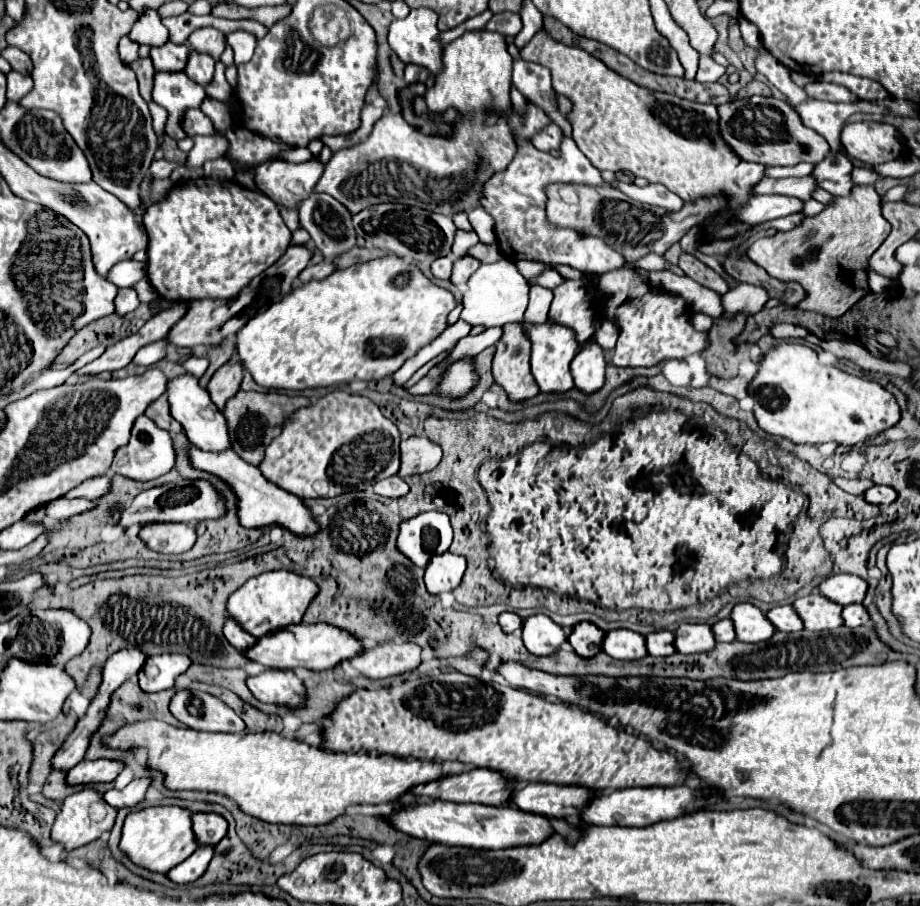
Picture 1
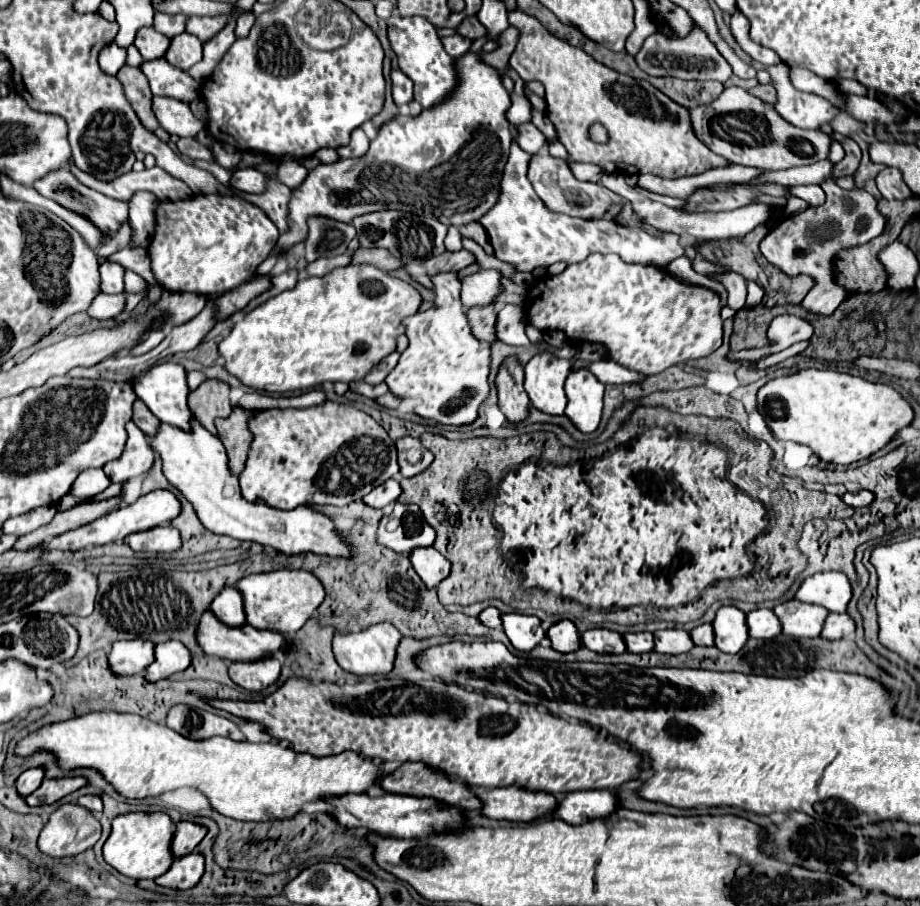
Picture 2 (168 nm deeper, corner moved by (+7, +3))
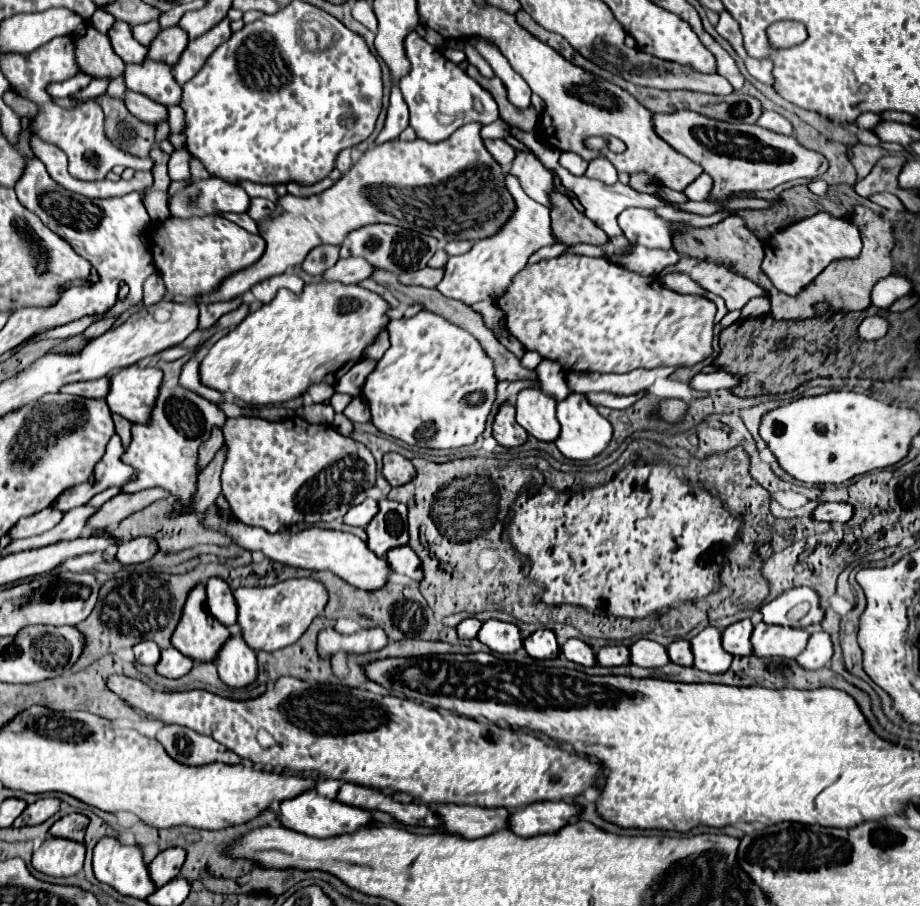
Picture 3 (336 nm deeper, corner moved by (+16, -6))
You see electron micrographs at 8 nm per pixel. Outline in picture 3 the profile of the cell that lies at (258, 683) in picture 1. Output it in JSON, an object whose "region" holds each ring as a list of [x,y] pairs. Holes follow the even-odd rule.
{"region":[[[232,632],[216,656],[218,676],[234,688],[248,686],[256,680],[256,652],[242,640],[242,632]]]}

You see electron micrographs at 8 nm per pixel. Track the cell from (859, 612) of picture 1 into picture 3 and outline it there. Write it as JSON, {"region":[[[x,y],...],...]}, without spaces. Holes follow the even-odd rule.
{"region":[[[816,632],[810,636],[804,652],[796,658],[800,668],[804,670],[814,670],[814,668],[824,668],[832,658],[832,642],[826,632]]]}

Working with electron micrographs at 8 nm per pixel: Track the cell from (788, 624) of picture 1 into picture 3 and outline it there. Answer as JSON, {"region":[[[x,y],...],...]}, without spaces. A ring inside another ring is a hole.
{"region":[[[750,620],[734,622],[722,632],[722,648],[732,656],[750,656],[752,654],[750,636],[752,636]]]}

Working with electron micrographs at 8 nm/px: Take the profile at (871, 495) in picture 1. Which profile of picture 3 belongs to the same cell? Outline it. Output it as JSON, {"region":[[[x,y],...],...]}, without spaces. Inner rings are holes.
{"region":[[[824,502],[812,512],[812,518],[822,520],[822,522],[840,522],[840,524],[844,524],[852,518],[852,508],[844,502]]]}

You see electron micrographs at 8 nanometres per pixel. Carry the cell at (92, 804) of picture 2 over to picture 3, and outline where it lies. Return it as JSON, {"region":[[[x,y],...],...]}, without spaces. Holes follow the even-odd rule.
{"region":[[[68,814],[60,820],[56,820],[50,828],[50,836],[54,838],[66,838],[66,840],[84,840],[84,832],[88,826],[88,818],[82,814]]]}

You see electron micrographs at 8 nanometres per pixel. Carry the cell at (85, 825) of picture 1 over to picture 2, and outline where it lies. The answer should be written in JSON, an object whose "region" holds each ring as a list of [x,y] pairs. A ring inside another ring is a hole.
{"region":[[[61,803],[39,835],[39,849],[51,857],[77,855],[101,837],[101,823],[79,803]]]}

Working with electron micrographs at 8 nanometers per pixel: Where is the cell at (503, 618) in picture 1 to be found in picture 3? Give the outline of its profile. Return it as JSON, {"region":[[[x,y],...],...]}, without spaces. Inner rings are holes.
{"region":[[[466,618],[466,620],[462,620],[462,622],[456,626],[456,630],[458,630],[458,636],[460,636],[462,640],[468,640],[468,638],[476,638],[480,626],[482,626],[480,620],[476,620],[476,618]]]}

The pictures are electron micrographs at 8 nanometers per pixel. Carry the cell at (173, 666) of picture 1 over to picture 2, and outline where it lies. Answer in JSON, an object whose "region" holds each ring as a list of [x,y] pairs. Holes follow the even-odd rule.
{"region":[[[169,641],[155,647],[155,661],[145,669],[145,679],[159,681],[167,679],[173,673],[185,671],[191,663],[191,653],[183,643]]]}

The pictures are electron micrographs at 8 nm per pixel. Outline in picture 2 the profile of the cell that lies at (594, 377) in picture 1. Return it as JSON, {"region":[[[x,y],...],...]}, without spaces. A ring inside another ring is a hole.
{"region":[[[571,371],[565,381],[567,393],[567,417],[583,431],[591,433],[601,421],[603,409],[603,383],[593,379],[591,371]]]}

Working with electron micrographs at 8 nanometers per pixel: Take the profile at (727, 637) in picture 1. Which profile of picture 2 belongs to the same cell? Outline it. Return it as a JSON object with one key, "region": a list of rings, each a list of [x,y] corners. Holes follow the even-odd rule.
{"region":[[[705,623],[705,625],[699,625],[691,631],[691,639],[695,645],[713,645],[713,627],[711,623]]]}

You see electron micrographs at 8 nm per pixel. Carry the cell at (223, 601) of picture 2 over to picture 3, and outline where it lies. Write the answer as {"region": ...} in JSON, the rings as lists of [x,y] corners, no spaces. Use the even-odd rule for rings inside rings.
{"region":[[[210,578],[206,582],[208,592],[208,608],[216,620],[220,620],[224,626],[236,624],[236,600],[232,596],[230,586],[222,578]]]}

